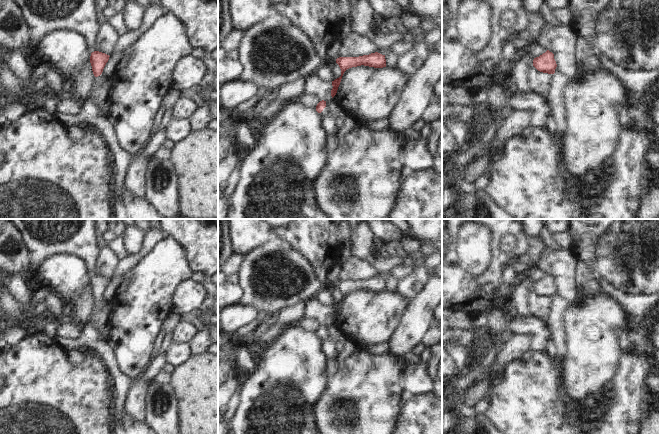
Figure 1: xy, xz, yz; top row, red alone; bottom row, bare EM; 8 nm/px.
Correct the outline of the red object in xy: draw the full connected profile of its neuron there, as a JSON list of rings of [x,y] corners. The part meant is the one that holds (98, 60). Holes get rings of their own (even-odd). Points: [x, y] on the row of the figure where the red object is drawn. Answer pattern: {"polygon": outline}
{"polygon": [[[14,0],[20,8],[30,34],[30,46],[53,31],[69,30],[83,35],[87,42],[90,63],[94,74],[91,100],[101,116],[109,110],[111,80],[101,81],[109,55],[95,50],[95,40],[100,29],[99,9],[94,0]]]}

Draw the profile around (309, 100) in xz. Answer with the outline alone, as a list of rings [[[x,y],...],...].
[[[303,93],[299,96],[297,101],[306,107],[316,108],[317,104],[320,102],[320,99],[316,95]]]

